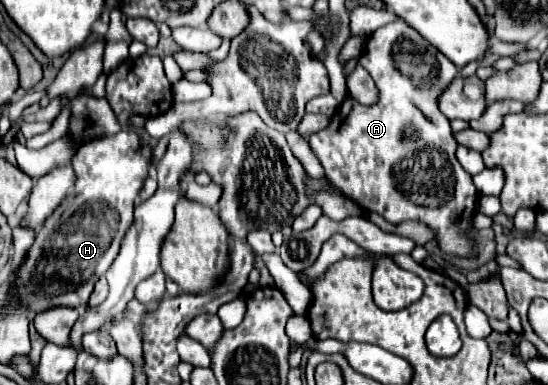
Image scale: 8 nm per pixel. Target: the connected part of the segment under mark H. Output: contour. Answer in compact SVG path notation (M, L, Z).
M120 131L116 135L94 139L78 149L78 153L72 159L72 167L78 175L74 193L70 193L60 203L60 207L46 219L44 229L36 237L36 245L28 251L26 265L18 271L16 295L20 297L20 303L30 309L30 317L34 317L34 313L38 311L58 305L86 307L88 297L94 289L92 283L96 283L98 277L104 275L108 265L116 259L124 233L130 229L130 223L134 219L134 199L138 197L148 177L150 165L152 153L144 153L140 137L132 131Z

